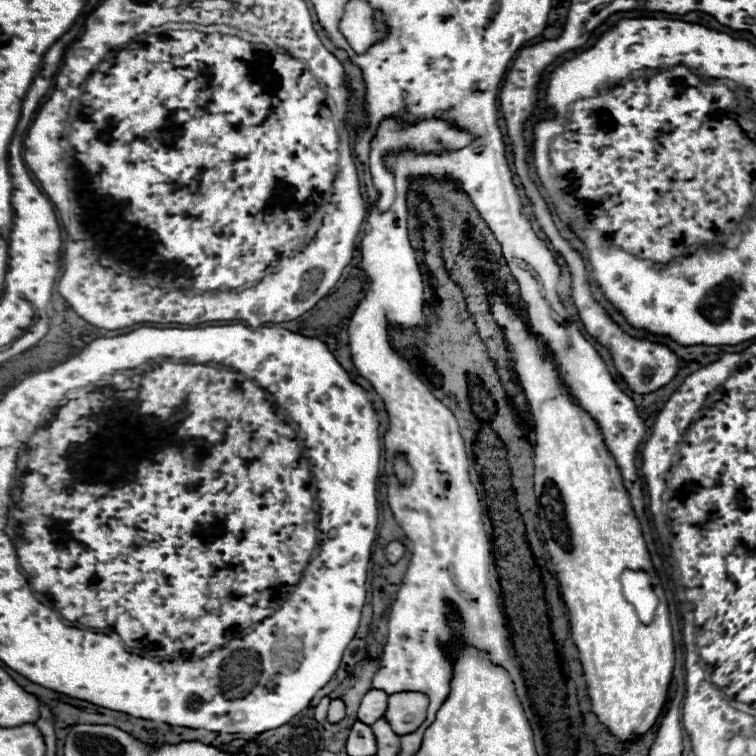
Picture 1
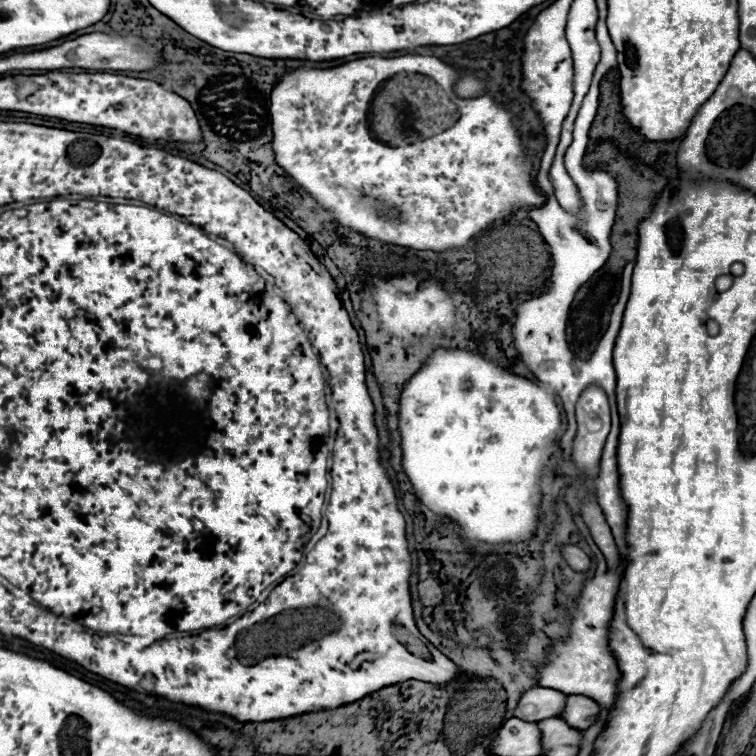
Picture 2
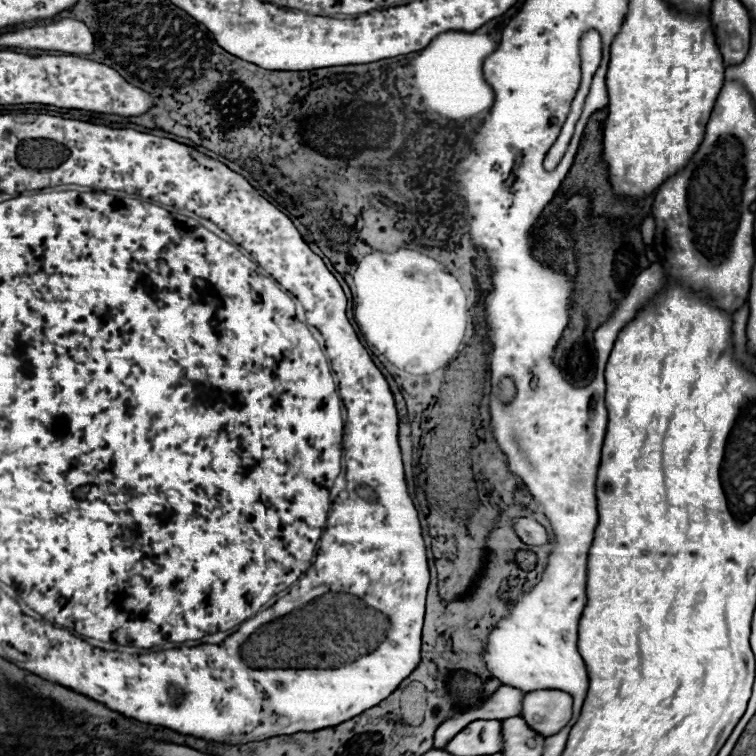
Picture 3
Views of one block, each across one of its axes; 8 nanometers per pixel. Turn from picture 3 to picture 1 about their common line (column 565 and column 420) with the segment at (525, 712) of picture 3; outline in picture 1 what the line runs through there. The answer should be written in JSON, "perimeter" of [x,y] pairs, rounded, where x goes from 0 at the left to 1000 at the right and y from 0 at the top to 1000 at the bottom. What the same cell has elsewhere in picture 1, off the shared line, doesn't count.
{"perimeter":[[[519,918],[513,923],[513,939],[508,950],[519,958],[524,971],[540,971],[556,963],[563,950],[566,939],[566,921],[561,918]]]}

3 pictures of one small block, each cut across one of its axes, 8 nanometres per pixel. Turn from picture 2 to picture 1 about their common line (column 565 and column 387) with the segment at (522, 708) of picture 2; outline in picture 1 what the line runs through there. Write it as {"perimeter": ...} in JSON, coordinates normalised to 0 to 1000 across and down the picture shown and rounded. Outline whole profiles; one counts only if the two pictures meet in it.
{"perimeter":[[[489,913],[476,929],[474,937],[474,952],[481,958],[495,958],[497,952],[508,950],[508,942],[513,937],[513,918],[505,913]]]}

